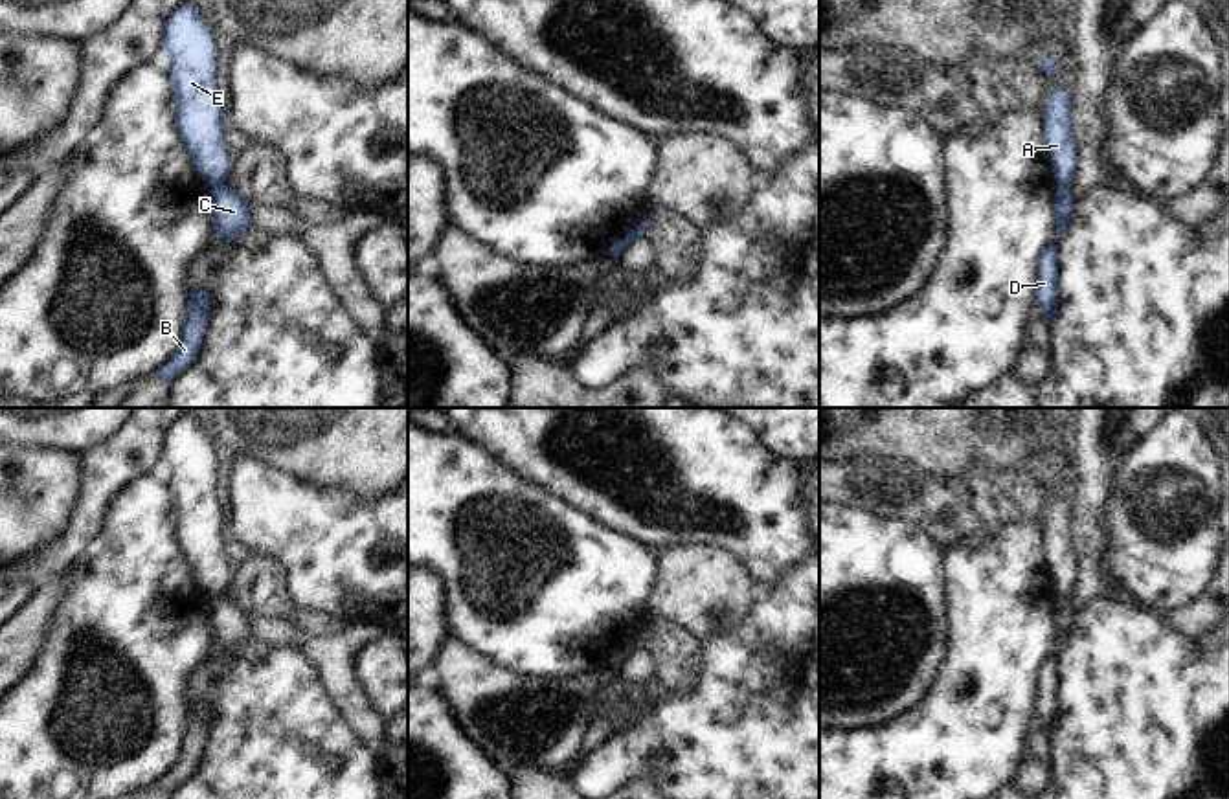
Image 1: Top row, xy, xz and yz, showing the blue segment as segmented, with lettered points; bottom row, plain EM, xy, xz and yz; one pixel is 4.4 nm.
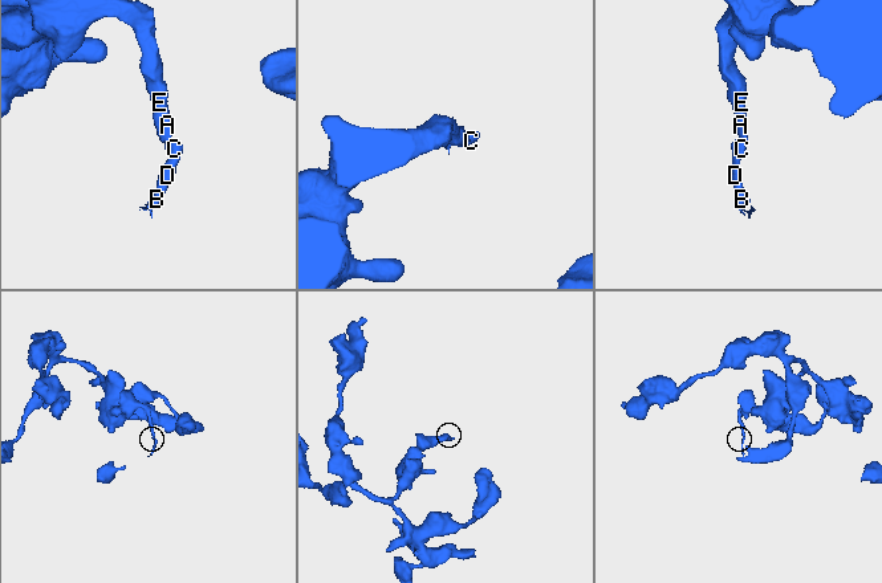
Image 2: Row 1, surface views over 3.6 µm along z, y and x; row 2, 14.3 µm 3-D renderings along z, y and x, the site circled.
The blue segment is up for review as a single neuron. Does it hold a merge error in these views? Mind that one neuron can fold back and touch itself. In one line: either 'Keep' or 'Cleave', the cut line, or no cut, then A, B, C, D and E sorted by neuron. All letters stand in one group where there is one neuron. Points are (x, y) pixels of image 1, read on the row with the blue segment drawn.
Cleave. Split along yz (1059, 184), (1068, 190). Groups: A E / B C D

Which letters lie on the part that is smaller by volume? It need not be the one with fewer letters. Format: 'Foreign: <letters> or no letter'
Foreign: B, C, D

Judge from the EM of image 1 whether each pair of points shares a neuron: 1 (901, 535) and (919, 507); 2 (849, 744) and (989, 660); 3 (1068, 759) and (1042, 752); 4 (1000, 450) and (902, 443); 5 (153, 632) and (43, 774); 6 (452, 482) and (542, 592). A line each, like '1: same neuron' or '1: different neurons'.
1: different neurons
2: same neuron
3: different neurons
4: same neuron
5: same neuron
6: same neuron

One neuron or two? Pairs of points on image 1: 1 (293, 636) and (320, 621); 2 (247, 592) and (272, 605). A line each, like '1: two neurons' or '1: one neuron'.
1: one neuron
2: one neuron

